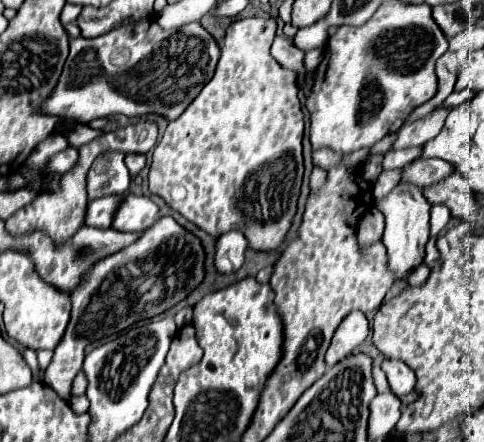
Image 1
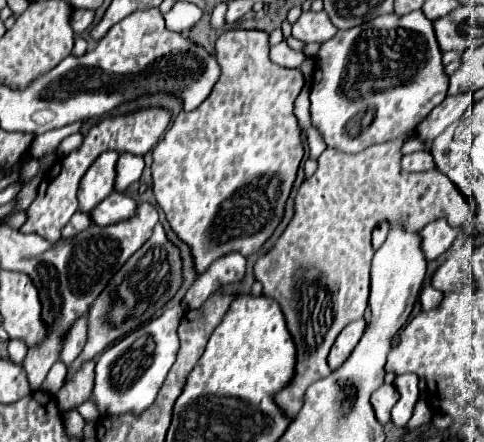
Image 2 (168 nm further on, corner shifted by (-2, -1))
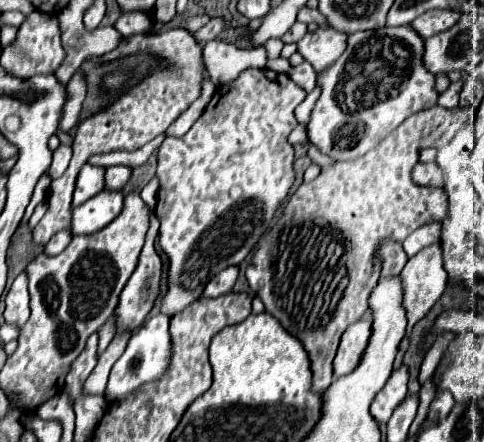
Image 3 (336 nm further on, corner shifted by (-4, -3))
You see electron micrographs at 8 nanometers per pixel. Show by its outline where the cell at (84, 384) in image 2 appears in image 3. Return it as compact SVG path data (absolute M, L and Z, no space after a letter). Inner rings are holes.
M109 320L109 322L99 330L99 348L97 348L97 356L99 356L99 354L103 354L103 352L105 352L105 348L109 346L109 342L113 340L113 332L115 332L115 330L113 330L111 320Z

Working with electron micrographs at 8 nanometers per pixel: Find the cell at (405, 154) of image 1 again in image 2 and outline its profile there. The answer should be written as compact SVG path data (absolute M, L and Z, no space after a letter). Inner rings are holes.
M415 152L415 154L407 154L401 160L401 168L407 172L425 172L425 170L433 170L433 156L431 152Z

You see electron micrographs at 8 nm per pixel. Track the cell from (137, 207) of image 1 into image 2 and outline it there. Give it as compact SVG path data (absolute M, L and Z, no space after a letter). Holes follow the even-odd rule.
M113 192L109 194L109 198L105 198L101 204L97 204L89 216L91 216L91 222L95 226L107 226L107 224L117 224L125 218L131 218L133 210L135 210L135 200L129 198L127 194L119 194L119 192Z

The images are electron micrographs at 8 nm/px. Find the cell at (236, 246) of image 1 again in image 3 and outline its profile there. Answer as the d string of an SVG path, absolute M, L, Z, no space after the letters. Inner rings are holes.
M231 266L231 268L225 268L223 272L219 272L217 276L213 276L205 290L203 290L203 296L205 298L217 298L217 296L223 296L227 292L231 292L235 280L239 276L239 266Z

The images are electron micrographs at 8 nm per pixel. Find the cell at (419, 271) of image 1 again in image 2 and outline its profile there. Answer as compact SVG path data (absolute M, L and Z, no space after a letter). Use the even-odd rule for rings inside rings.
M427 286L427 288L423 288L419 300L421 300L423 310L435 310L435 308L439 308L439 304L443 300L443 292L435 290L433 286Z

